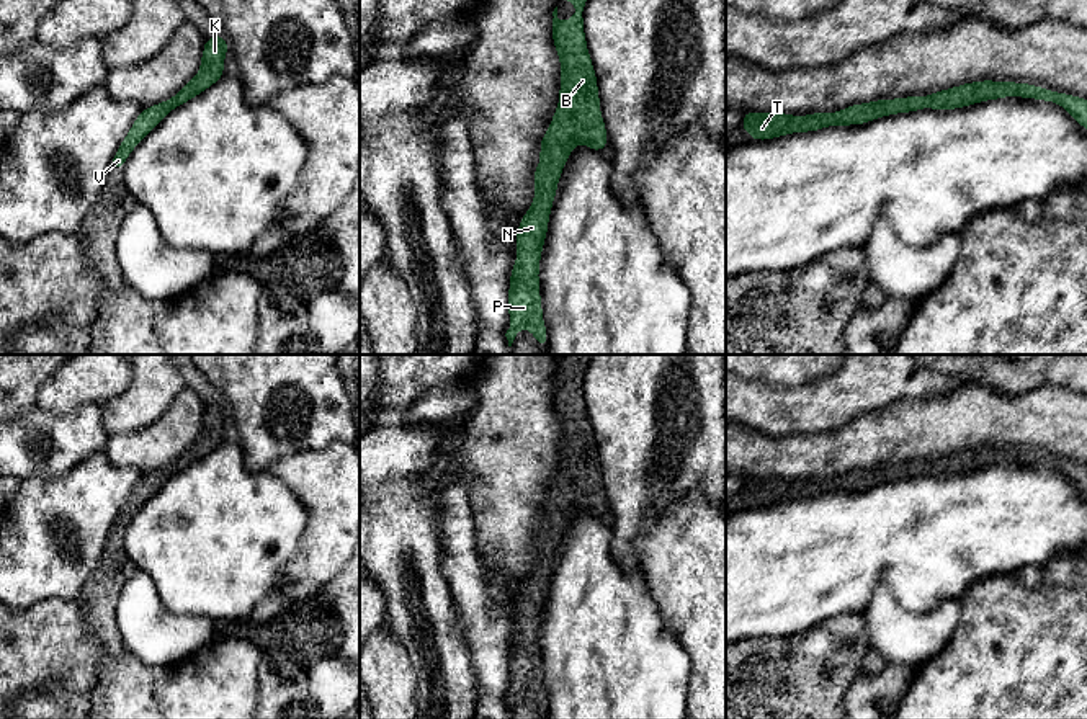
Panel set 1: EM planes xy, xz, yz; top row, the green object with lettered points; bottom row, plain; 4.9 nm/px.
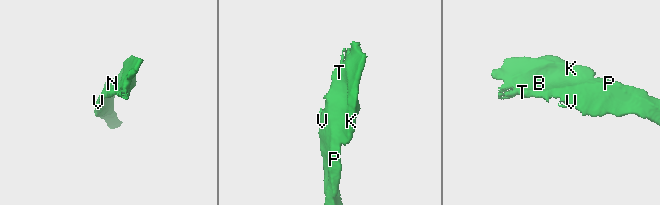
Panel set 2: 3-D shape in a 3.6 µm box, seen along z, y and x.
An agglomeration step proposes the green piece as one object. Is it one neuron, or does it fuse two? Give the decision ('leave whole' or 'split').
leave whole

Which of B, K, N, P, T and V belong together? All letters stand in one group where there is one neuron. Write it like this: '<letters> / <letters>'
B K N P T V

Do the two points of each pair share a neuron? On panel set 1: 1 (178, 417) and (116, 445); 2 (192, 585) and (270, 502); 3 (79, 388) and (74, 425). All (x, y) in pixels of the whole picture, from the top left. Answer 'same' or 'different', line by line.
1: same
2: same
3: different

